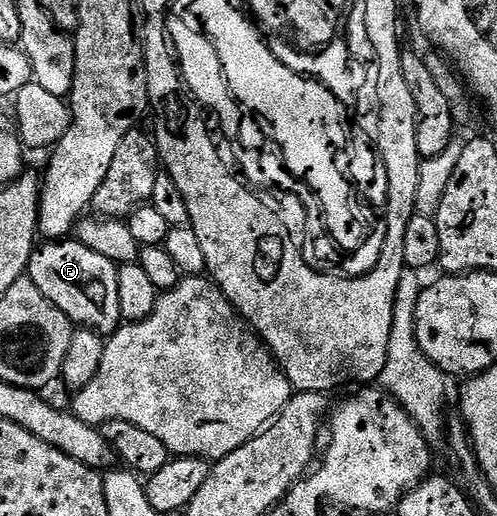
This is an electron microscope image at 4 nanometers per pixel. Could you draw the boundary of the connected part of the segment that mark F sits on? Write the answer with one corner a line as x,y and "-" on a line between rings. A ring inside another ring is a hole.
49,240
34,249
27,276
63,312
69,321
81,328
96,330
102,336
112,335
122,325
121,308
119,306
119,269
118,263
107,260
107,256
99,256
99,252
91,252
82,242
76,240

